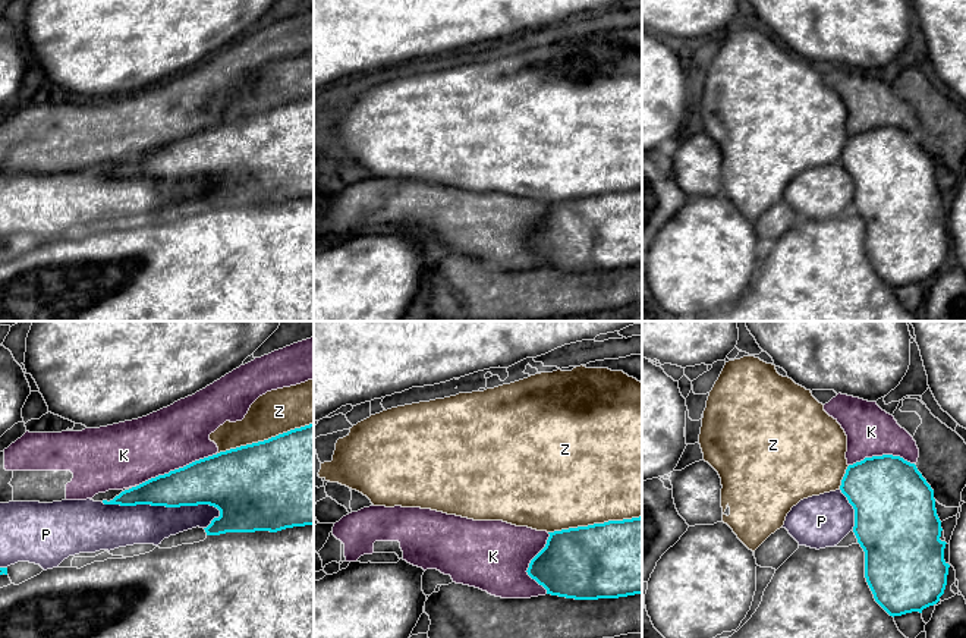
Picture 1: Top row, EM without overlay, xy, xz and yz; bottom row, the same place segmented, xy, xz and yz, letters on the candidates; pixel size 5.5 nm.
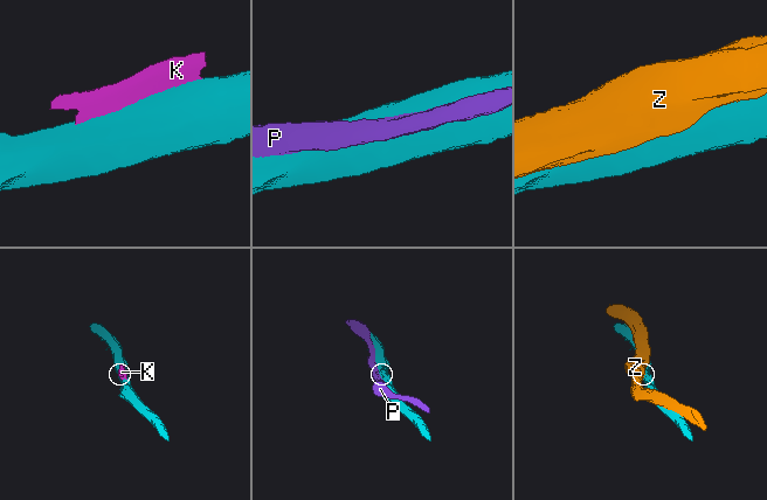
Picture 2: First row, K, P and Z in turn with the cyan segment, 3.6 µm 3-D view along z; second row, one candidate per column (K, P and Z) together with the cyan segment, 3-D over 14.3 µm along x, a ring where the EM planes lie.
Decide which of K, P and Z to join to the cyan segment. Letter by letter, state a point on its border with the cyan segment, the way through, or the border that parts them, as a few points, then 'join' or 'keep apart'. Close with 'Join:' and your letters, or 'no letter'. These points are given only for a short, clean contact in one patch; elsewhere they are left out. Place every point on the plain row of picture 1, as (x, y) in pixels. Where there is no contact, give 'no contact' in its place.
K: contact xy (175, 141); keep apart
P: contact xy (163, 176); keep apart
Z: contact xy (264, 112); keep apart
Join: no letter

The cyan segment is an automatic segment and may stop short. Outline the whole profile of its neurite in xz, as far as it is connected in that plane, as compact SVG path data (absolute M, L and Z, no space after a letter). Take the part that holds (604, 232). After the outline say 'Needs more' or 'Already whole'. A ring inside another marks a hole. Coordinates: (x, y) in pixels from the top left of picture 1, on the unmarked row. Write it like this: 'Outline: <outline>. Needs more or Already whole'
Outline: M642 188L548 205L545 219L531 232L526 242L547 265L575 271L642 265Z. Already whole

